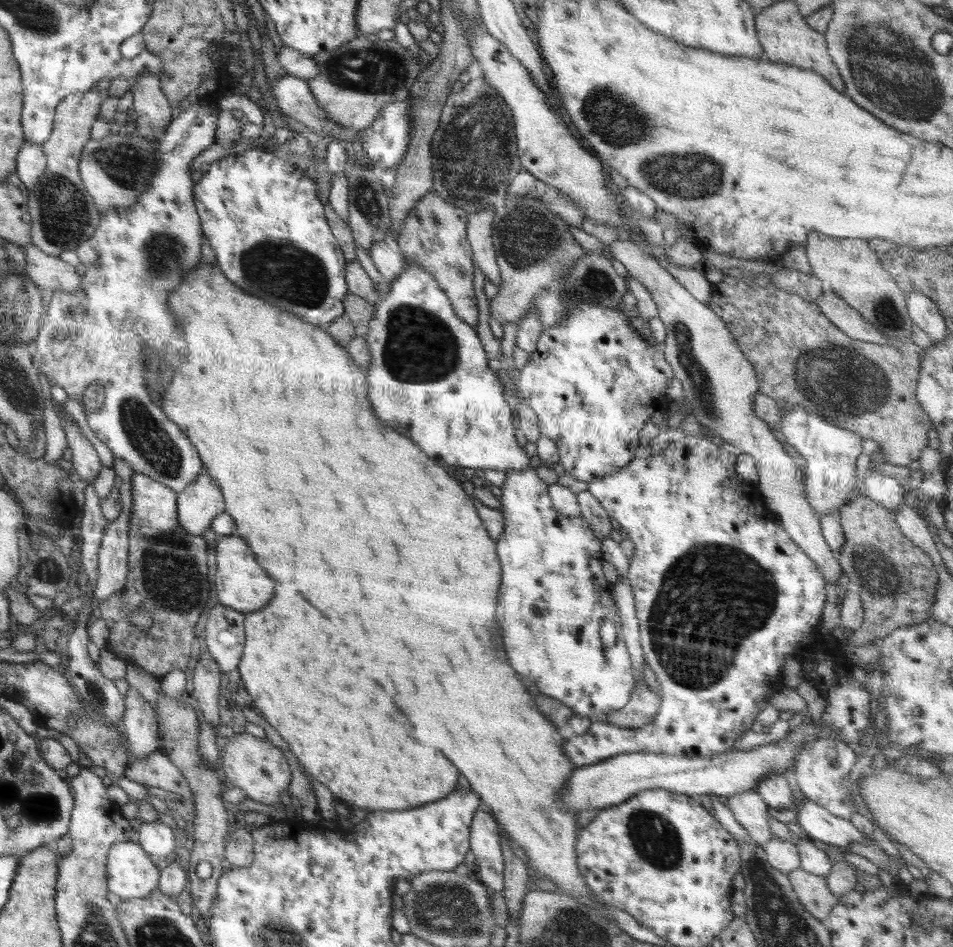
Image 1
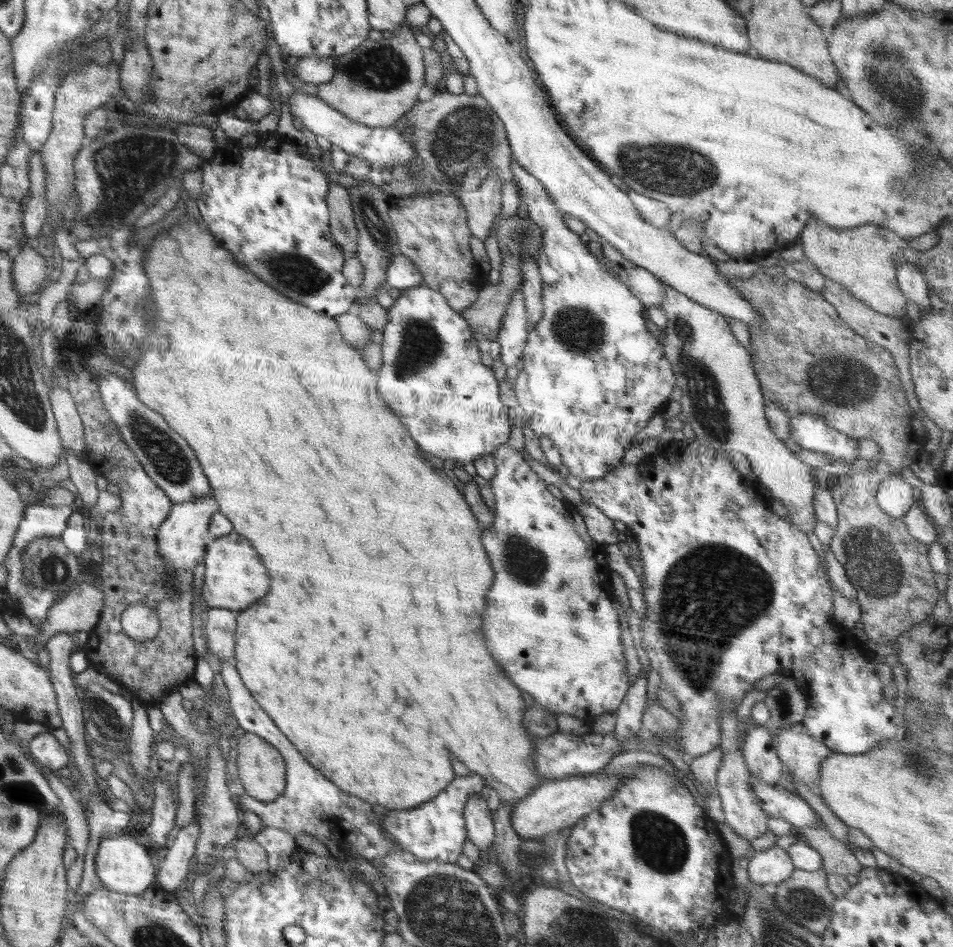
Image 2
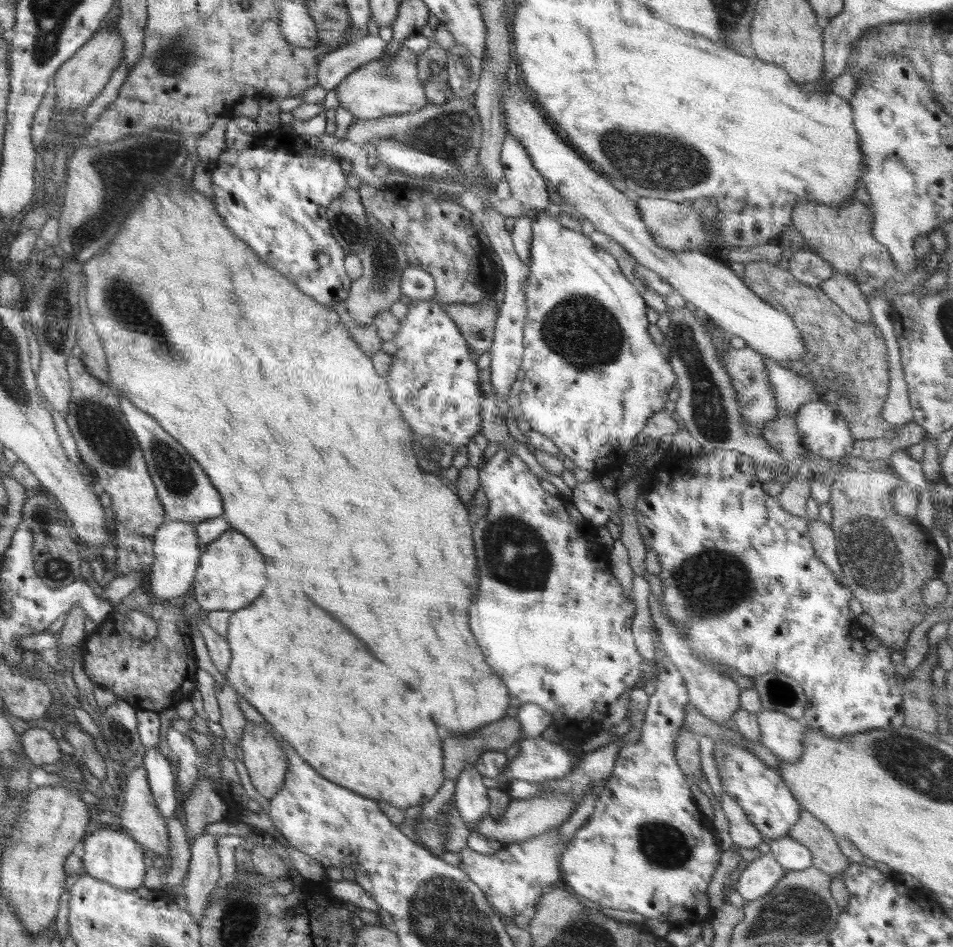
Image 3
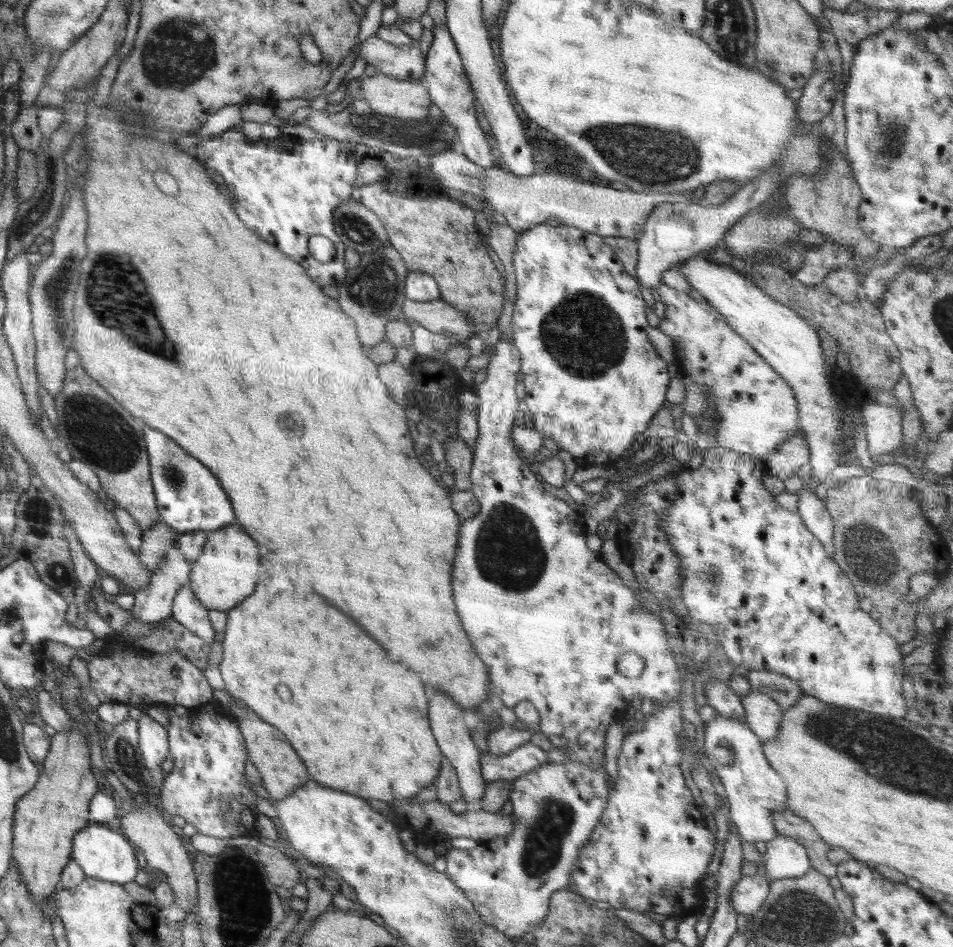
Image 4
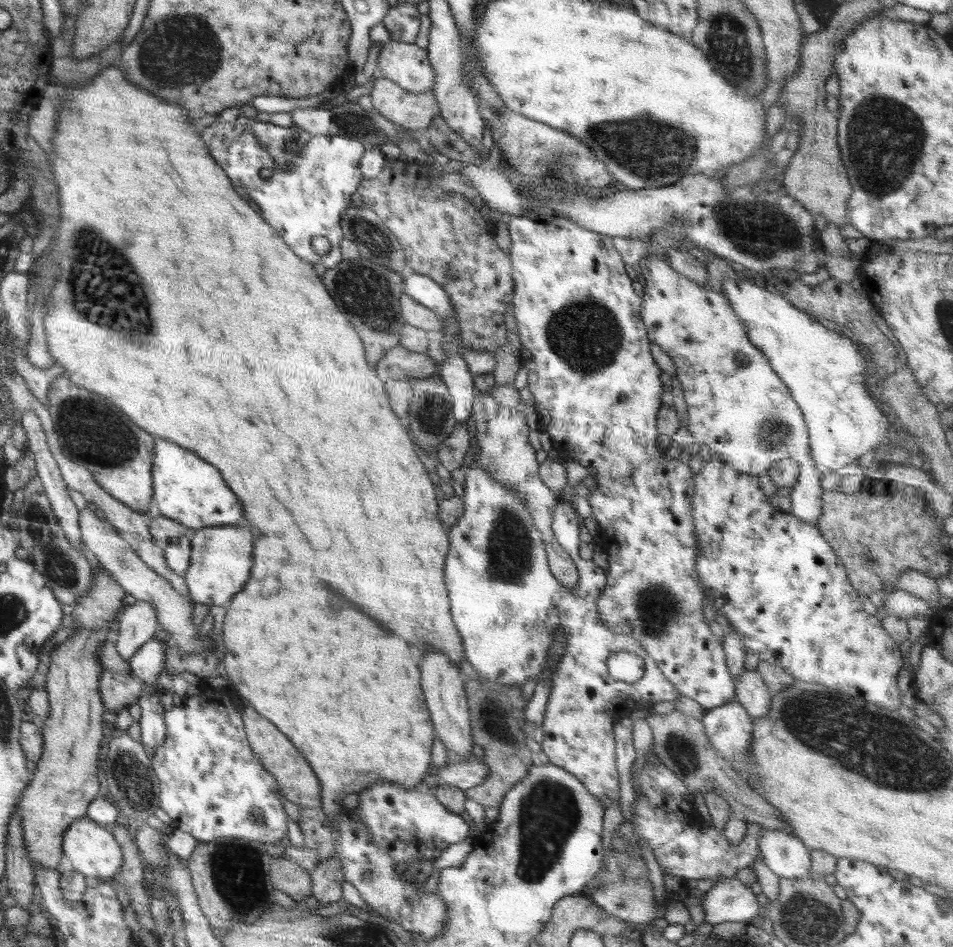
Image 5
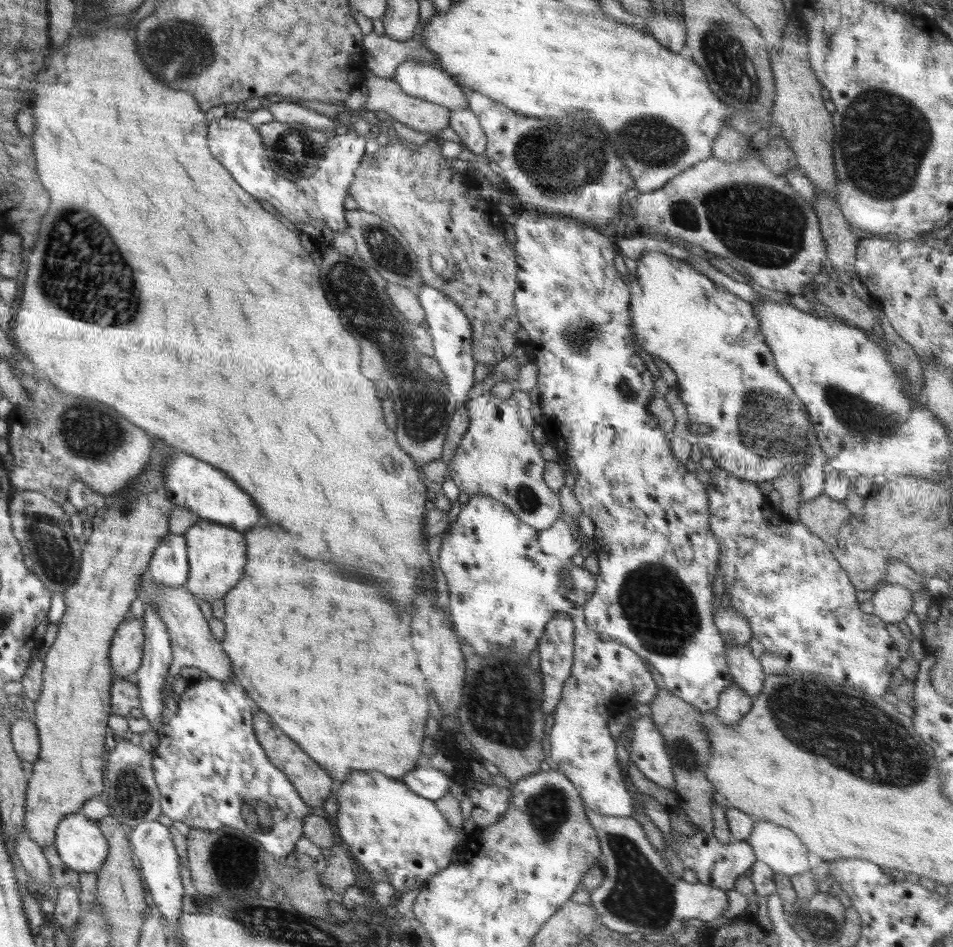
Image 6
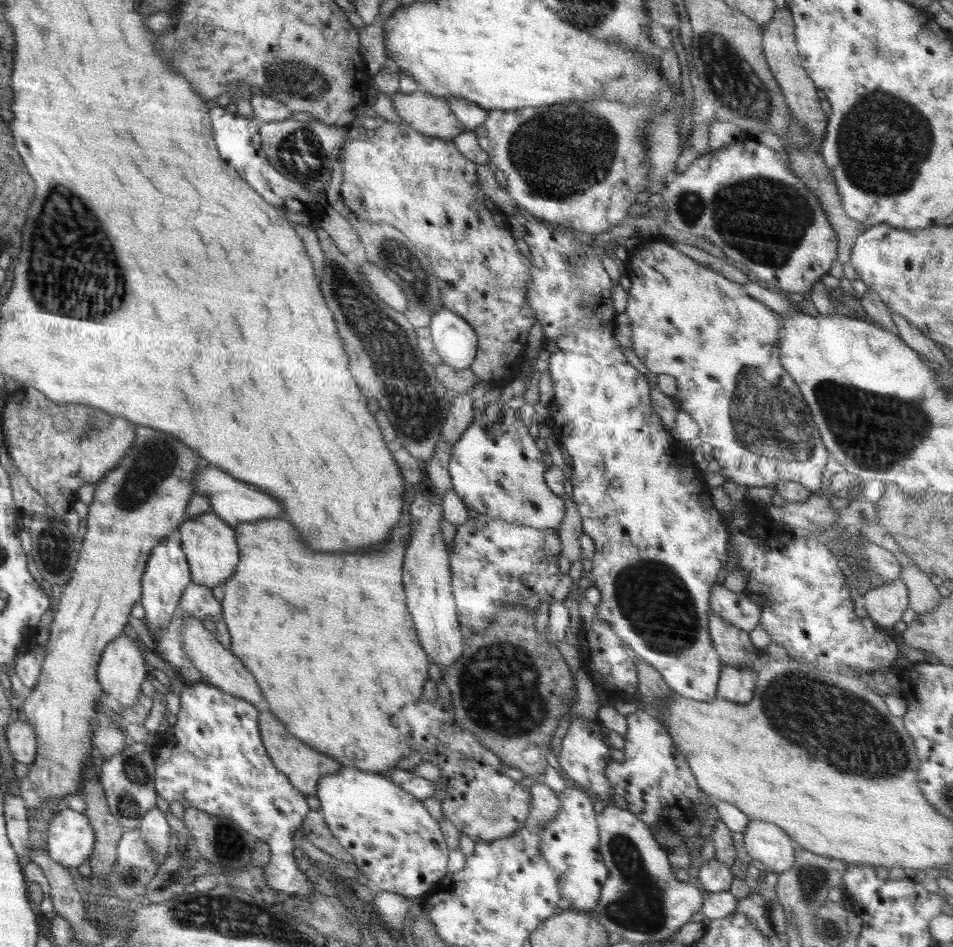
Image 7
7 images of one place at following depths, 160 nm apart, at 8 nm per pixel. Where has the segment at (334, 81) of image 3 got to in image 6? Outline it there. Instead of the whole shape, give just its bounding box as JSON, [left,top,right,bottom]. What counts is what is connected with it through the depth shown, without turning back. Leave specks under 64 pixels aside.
[393,60,468,112]

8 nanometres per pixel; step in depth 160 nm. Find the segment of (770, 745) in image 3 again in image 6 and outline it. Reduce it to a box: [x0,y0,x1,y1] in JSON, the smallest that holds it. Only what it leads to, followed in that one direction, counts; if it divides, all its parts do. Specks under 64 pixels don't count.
[726,644,765,698]

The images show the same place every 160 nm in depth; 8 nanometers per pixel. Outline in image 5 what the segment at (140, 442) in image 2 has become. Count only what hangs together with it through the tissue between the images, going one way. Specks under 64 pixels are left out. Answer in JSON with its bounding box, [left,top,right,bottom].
[152,438,245,531]

